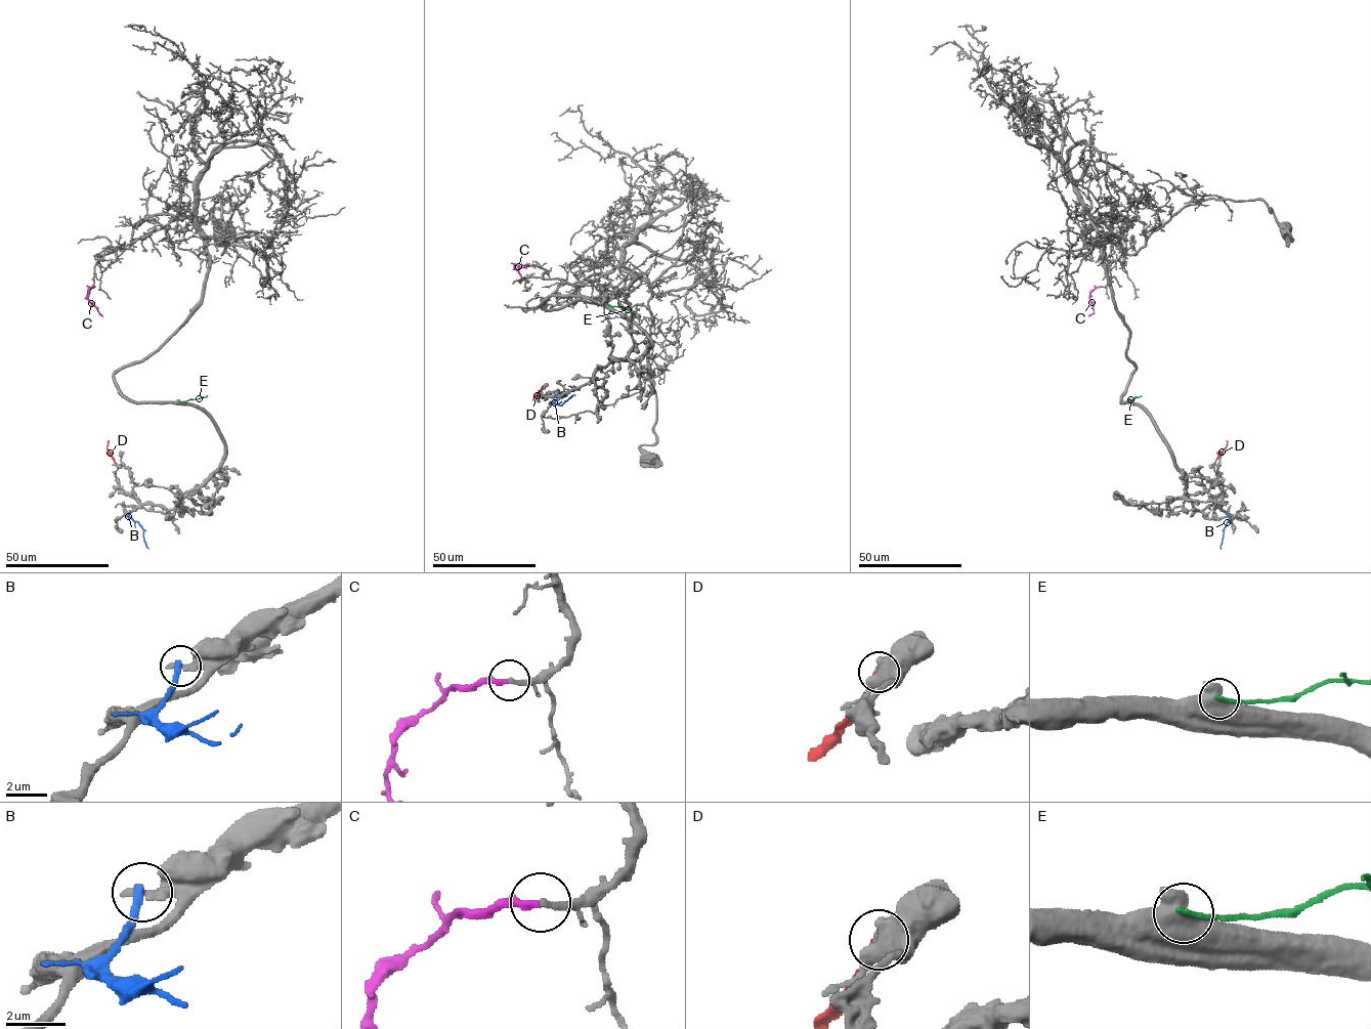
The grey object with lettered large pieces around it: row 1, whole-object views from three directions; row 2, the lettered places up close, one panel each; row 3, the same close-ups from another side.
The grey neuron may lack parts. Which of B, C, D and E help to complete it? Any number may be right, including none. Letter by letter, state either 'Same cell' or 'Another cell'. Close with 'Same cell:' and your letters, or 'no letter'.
B: Another cell
C: Same cell
D: Another cell
E: Another cell
Same cell: C

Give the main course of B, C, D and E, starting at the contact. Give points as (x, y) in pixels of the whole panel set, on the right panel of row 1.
B: (1223, 511), (1231, 521), (1224, 527), (1220, 549)
C: (1102, 287), (1090, 292), (1094, 313), (1088, 316)
D: (1213, 463), (1225, 448), (1227, 440)
E: (1128, 400), (1141, 395)

